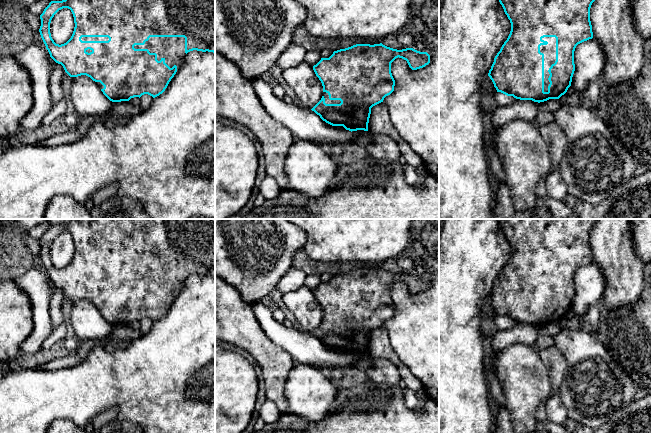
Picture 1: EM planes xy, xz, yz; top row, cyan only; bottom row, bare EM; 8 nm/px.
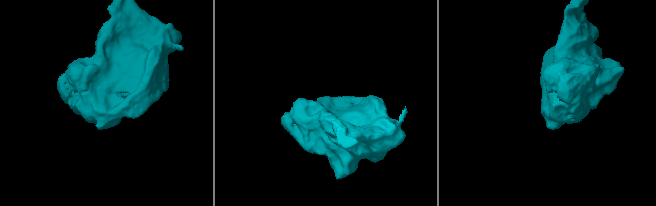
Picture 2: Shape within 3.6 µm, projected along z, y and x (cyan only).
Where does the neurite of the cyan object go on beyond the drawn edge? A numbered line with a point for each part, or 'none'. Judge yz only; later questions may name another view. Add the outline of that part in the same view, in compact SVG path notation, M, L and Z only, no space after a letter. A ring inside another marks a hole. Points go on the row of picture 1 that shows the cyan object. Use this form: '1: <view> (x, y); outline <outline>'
1: yz (549, 50); outline M544 37L542 40L548 42L547 45L540 46L540 52L544 54L544 92L548 92L548 86L550 84L548 70L556 61L556 38Z

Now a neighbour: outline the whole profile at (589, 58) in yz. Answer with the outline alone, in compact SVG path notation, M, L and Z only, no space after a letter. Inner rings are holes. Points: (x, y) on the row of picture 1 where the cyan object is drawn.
M594 38L578 44L574 51L574 64L571 86L582 93L589 84L602 77L606 65L602 45Z

